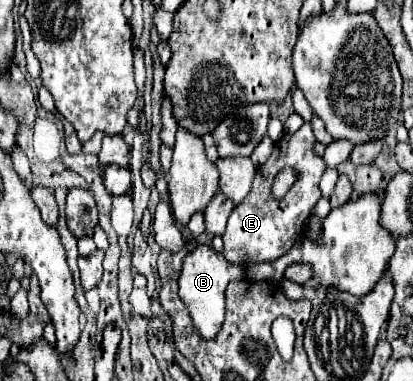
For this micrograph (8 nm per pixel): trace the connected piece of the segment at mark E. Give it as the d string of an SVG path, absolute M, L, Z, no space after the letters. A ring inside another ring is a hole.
M304 123L292 135L284 133L276 141L270 159L256 169L256 177L254 177L250 193L230 213L228 227L222 237L224 239L222 255L226 257L226 261L238 263L238 265L240 263L272 263L284 253L288 253L294 247L294 243L298 243L304 237L308 217L312 215L312 209L322 197L318 183L326 171L324 159L316 157L312 151L314 141L316 139L314 139L310 123ZM286 167L292 167L294 171L298 171L298 177L288 189L288 193L278 201L272 197L270 187L272 187L274 177Z

